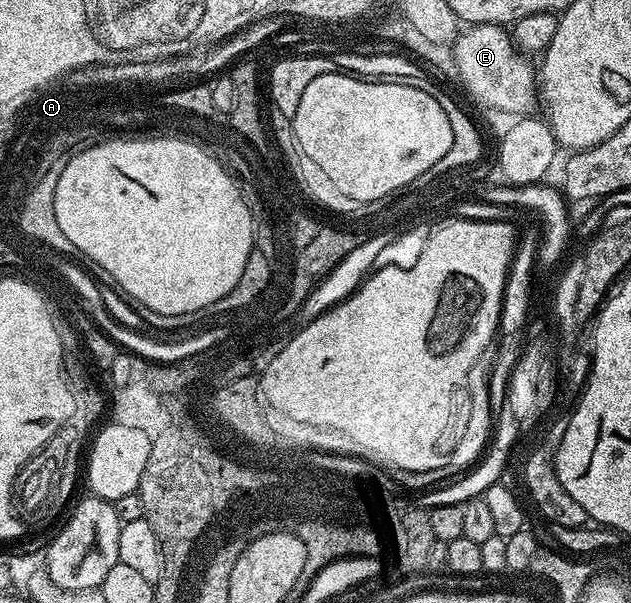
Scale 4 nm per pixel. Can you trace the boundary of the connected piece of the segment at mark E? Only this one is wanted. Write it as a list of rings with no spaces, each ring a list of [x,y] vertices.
[[[475,23],[459,30],[452,44],[454,63],[466,87],[482,103],[507,111],[510,117],[522,117],[536,103],[536,67],[515,47],[511,32],[505,26]]]

